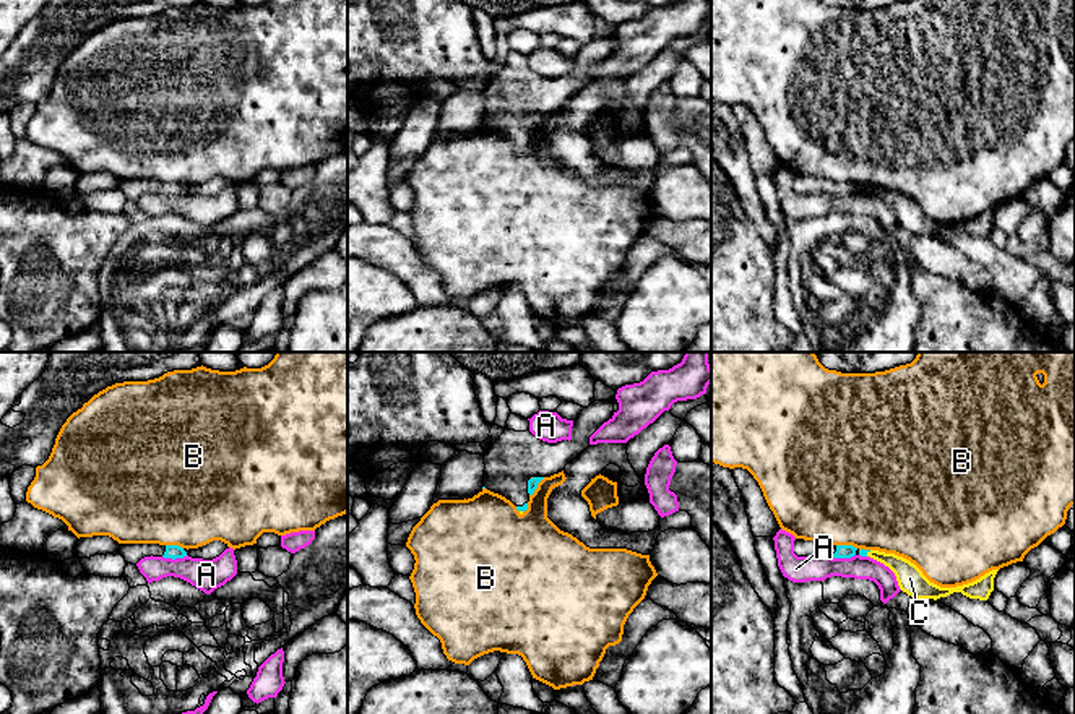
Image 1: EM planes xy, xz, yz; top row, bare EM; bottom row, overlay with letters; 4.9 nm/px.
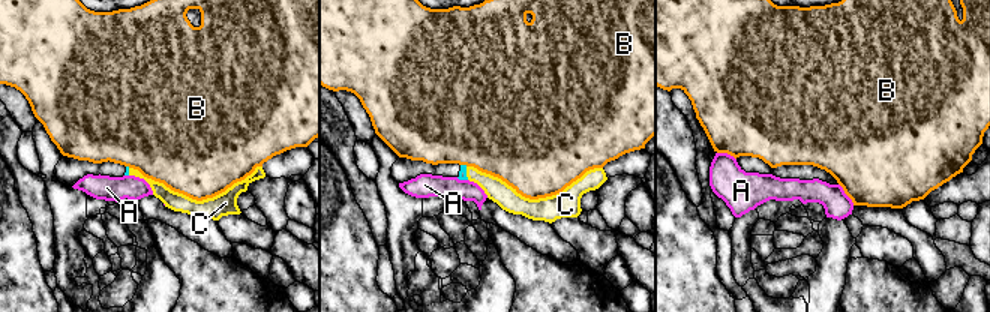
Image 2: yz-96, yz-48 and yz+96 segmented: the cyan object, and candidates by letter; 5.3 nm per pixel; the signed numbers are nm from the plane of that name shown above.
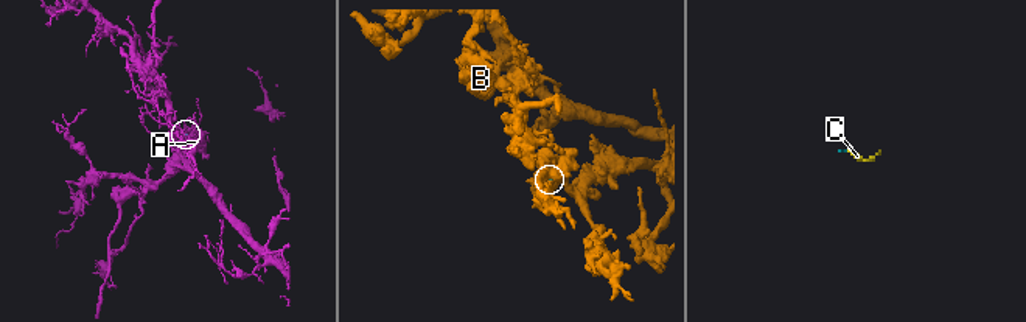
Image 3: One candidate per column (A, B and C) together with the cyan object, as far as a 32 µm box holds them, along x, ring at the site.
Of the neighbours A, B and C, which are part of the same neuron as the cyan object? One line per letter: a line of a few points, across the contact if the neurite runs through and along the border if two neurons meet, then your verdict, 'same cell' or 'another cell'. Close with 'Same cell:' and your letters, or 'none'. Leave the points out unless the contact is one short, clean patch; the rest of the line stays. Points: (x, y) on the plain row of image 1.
A: line xy (187, 192), (163, 193); another cell
B: line yz (837, 180), (851, 180), (856, 185); another cell
C: line yz (863, 189), (866, 190), (892, 197), (910, 215); same cell
Same cell: C

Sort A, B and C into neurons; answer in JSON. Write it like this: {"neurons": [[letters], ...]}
{"neurons": [["A"], ["B"], ["C"]]}

